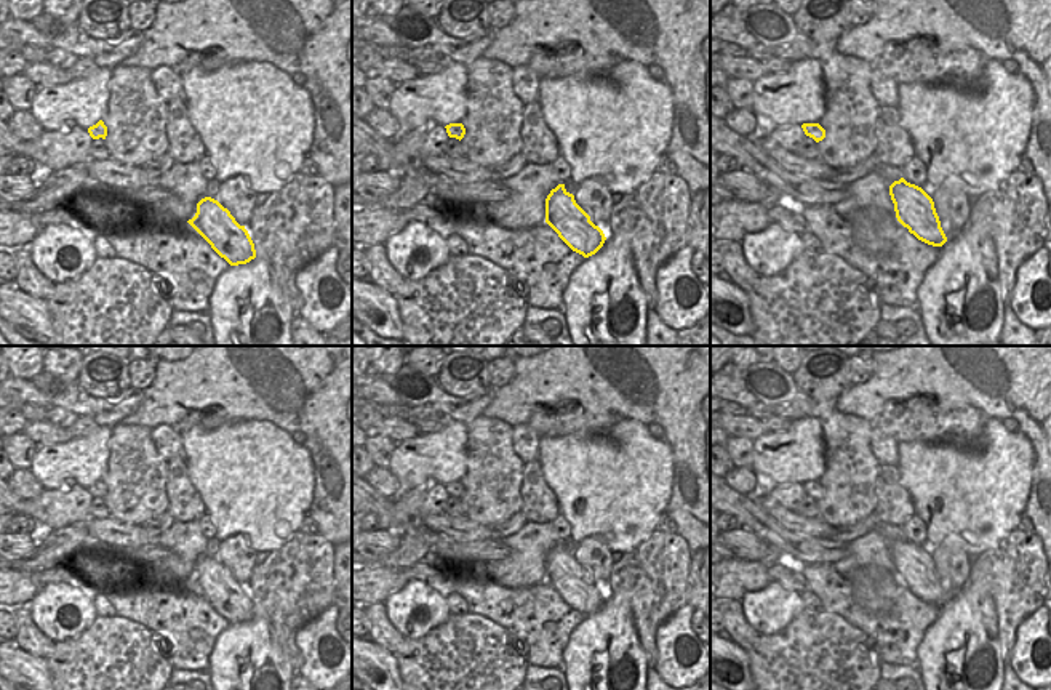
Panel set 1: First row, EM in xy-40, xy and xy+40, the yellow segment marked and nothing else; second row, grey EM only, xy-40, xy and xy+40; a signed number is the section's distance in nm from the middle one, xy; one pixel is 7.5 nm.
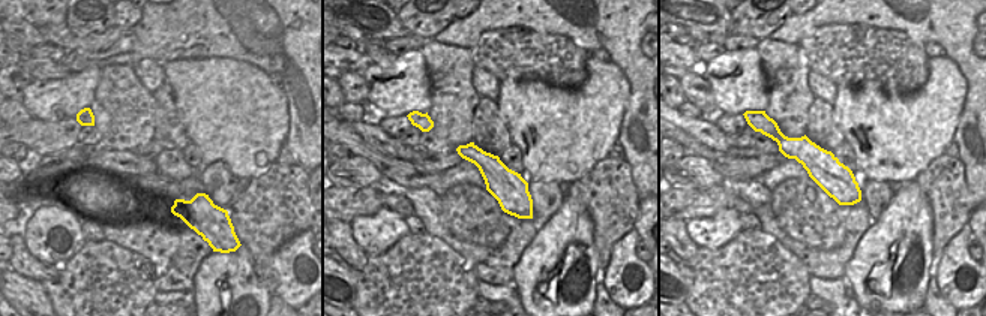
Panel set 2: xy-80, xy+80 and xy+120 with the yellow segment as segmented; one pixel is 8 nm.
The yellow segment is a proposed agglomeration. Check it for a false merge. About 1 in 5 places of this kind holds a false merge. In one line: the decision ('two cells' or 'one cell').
one cell

